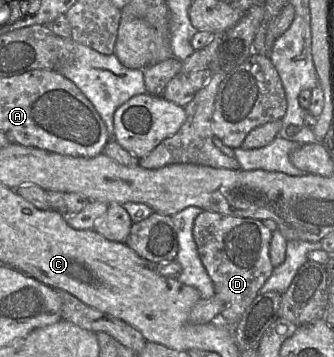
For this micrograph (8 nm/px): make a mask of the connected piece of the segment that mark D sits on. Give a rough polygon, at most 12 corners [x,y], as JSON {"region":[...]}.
{"region":[[202,210],[193,238],[219,321],[234,327],[271,276],[272,231]]}

